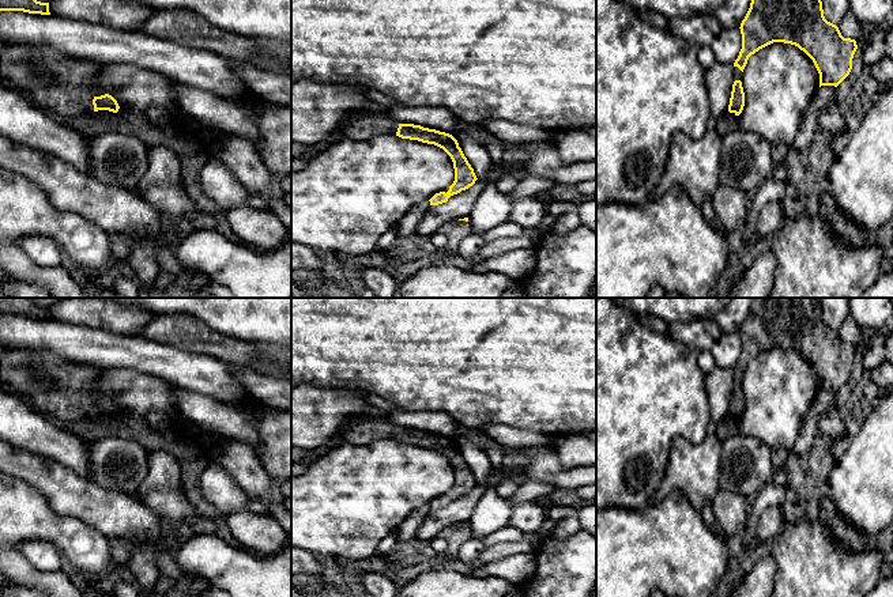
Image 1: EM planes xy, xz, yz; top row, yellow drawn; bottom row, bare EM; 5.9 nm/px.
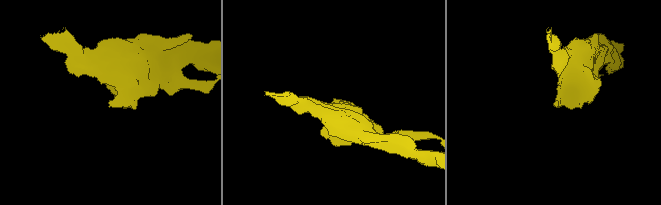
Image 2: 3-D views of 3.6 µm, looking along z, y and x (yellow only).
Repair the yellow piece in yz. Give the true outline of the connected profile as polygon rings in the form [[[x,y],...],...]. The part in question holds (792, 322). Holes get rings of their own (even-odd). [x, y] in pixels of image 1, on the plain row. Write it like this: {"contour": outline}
{"contour": [[[753,298],[741,328],[742,354],[734,367],[728,416],[739,420],[745,411],[742,377],[751,359],[773,348],[798,351],[814,367],[821,390],[837,392],[851,377],[856,345],[844,343],[824,321],[822,298]]]}

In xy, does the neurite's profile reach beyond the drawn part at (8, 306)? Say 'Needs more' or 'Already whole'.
Already whole

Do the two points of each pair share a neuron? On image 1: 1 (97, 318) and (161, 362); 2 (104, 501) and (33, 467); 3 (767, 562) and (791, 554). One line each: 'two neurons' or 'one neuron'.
1: two neurons
2: one neuron
3: two neurons

